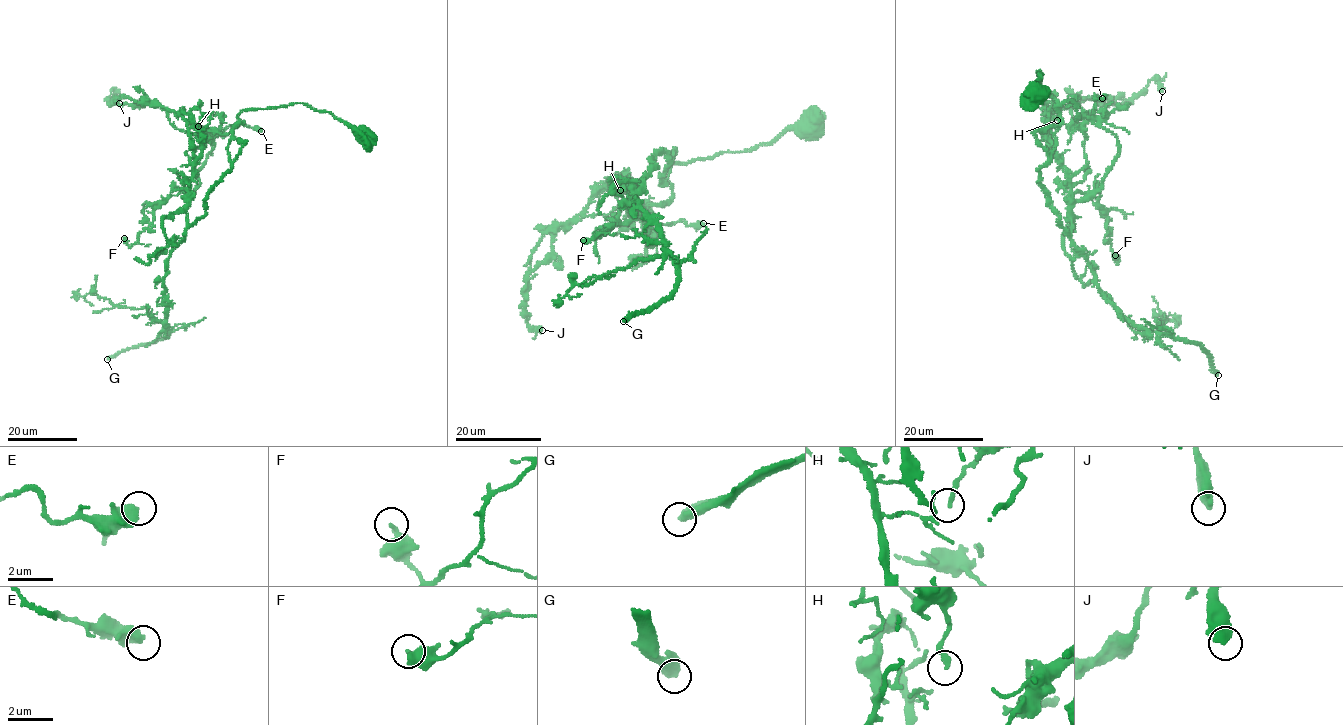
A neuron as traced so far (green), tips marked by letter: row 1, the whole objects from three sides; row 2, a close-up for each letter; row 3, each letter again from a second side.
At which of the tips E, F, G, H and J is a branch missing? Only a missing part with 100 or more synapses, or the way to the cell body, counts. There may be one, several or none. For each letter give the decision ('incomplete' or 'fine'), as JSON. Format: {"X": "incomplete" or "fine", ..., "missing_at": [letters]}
{"E": "fine", "F": "fine", "G": "incomplete", "H": "fine", "J": "fine", "missing_at": ["G"]}

